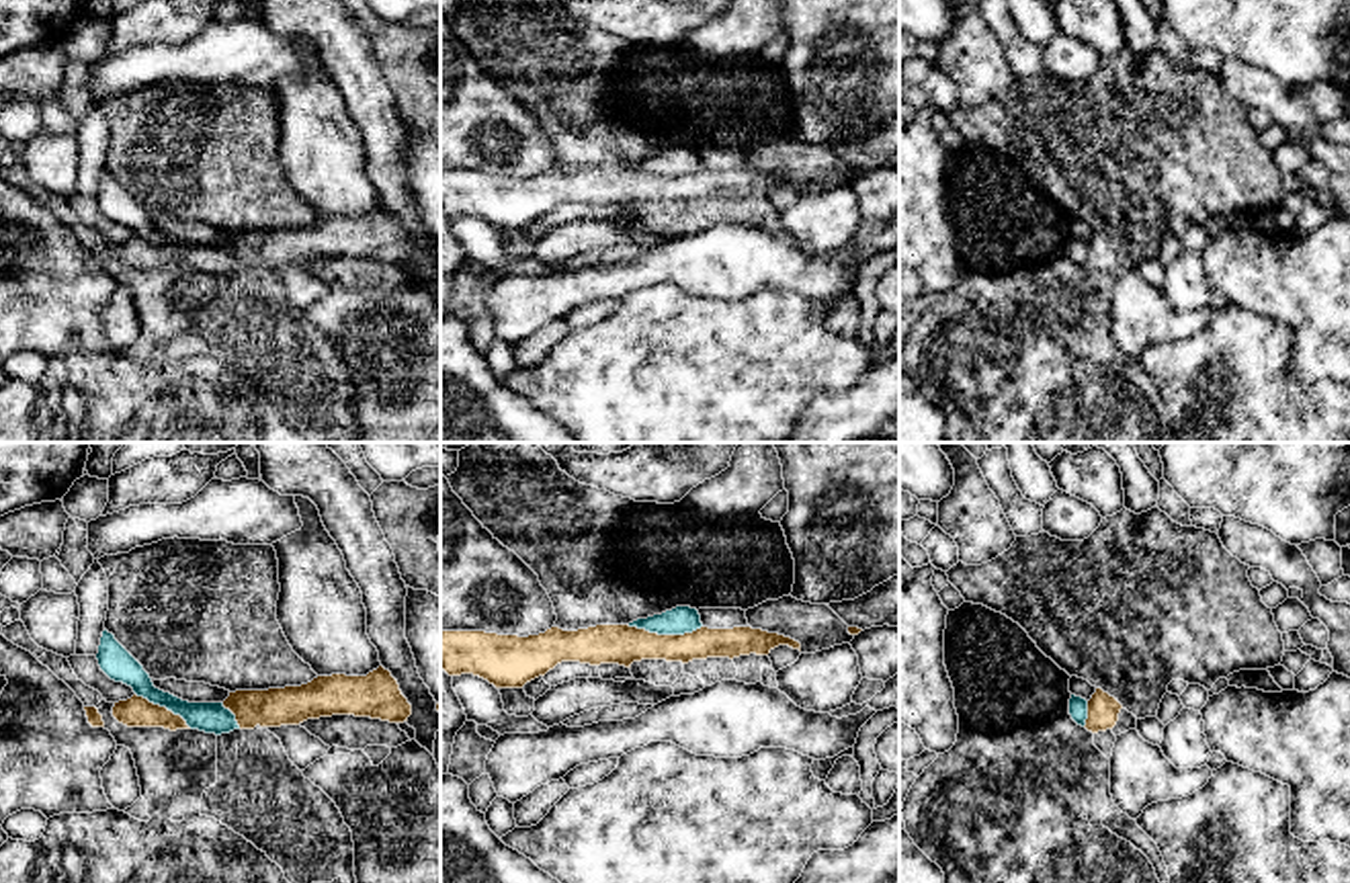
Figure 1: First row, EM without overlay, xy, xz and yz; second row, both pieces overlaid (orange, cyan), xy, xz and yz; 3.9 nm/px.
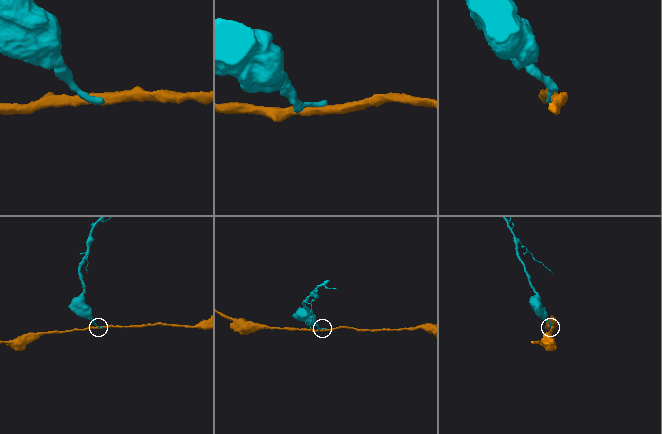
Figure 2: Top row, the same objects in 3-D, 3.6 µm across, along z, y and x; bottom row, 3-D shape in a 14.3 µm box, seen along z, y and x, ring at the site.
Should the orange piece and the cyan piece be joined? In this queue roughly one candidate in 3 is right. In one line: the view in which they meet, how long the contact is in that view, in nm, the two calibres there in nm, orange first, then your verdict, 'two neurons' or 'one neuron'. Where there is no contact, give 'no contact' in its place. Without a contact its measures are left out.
xz | 300 nm | 160/110 nm | two neurons

